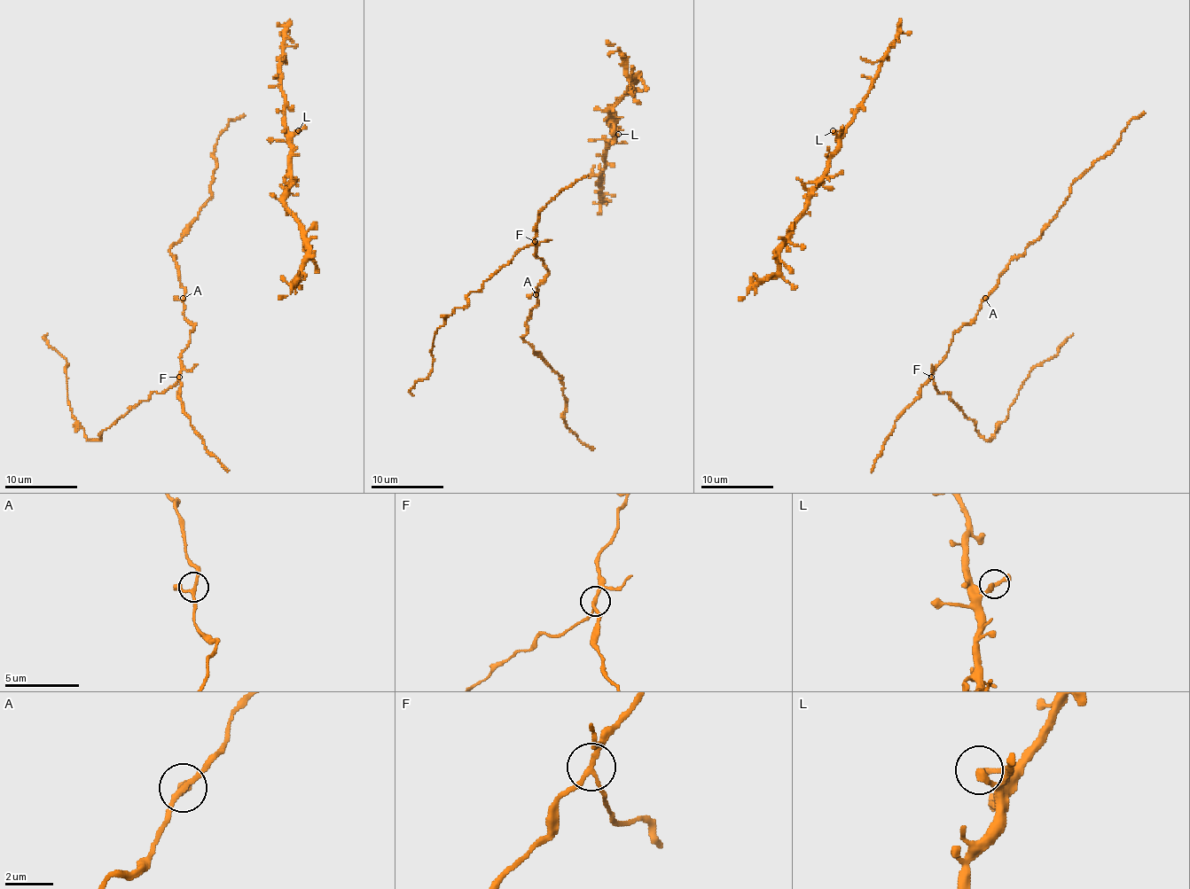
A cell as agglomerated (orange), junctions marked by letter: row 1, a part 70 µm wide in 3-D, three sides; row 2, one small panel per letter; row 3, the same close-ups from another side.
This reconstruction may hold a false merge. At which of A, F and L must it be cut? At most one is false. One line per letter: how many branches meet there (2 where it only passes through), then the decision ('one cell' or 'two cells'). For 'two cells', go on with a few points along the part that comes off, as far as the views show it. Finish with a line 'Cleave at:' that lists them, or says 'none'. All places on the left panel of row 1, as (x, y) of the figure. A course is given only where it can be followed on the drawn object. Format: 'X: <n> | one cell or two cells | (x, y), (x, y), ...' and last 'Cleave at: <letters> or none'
A: 3 | one cell
F: 3 | two cells | (179, 377), (121, 415), (99, 439), (88, 439), (67, 400), (66, 360), (44, 339), (47, 333)
L: 2 | one cell
Cleave at: F

